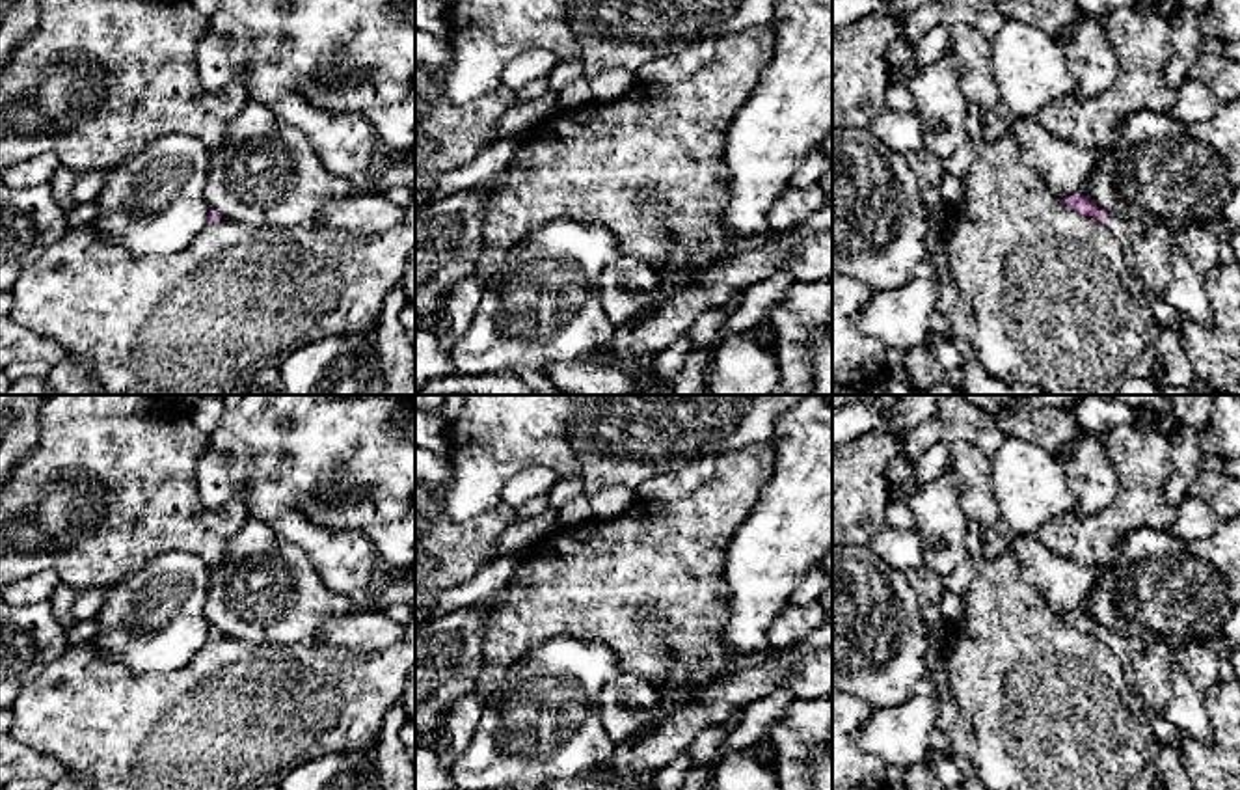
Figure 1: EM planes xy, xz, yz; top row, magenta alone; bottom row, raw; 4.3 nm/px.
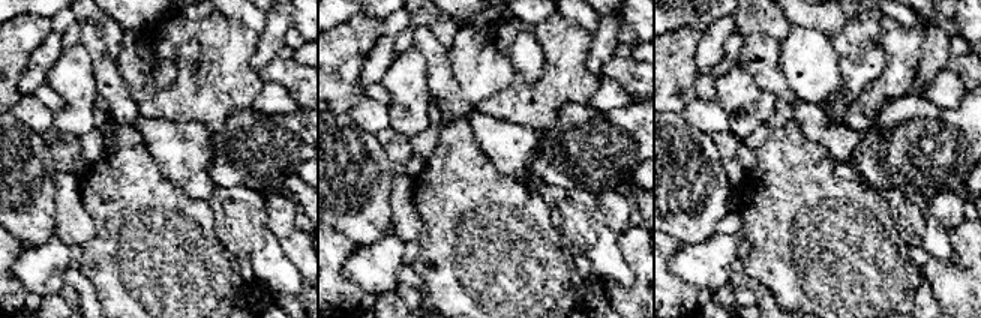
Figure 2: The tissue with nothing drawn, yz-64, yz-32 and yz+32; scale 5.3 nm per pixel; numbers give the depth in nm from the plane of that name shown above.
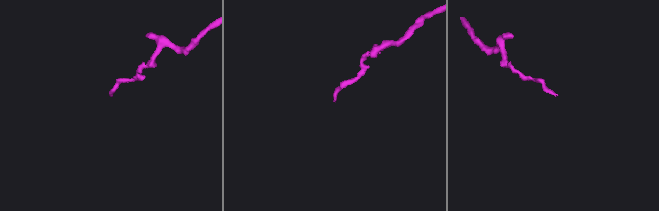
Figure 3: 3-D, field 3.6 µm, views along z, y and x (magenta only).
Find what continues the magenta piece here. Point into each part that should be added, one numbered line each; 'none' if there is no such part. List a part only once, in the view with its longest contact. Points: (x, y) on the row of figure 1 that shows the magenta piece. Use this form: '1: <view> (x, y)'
1: yz (1153, 254)

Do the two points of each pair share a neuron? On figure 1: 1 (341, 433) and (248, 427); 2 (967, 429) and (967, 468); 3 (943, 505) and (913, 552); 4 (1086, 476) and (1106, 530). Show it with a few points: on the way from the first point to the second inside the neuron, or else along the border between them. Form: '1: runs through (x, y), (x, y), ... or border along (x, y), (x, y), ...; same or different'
1: runs through (319, 433), (287, 435), (270, 427); same
2: border along (950, 442), (970, 442), (991, 461); different
3: border along (915, 531), (926, 563); different
4: border along (1116, 468), (1114, 496), (1095, 511), (1073, 511); different

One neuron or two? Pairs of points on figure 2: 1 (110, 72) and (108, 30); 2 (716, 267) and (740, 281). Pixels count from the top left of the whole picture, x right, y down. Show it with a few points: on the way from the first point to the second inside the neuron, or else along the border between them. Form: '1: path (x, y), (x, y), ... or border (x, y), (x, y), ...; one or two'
1: border (93, 23), (107, 53), (114, 62); two
2: border (732, 270), (729, 282); two

